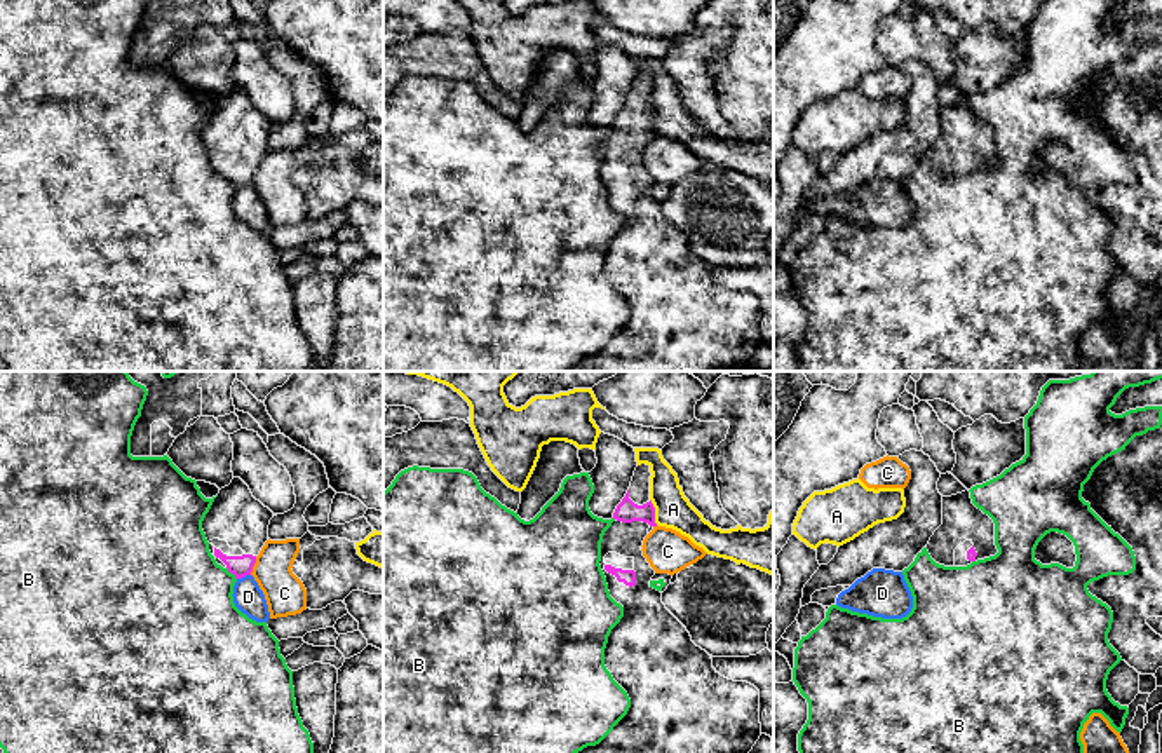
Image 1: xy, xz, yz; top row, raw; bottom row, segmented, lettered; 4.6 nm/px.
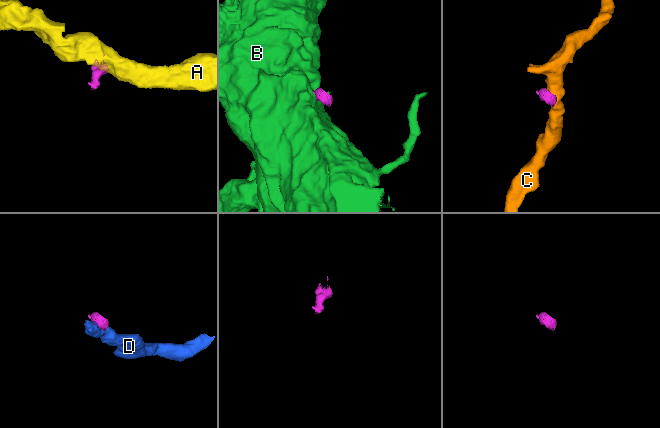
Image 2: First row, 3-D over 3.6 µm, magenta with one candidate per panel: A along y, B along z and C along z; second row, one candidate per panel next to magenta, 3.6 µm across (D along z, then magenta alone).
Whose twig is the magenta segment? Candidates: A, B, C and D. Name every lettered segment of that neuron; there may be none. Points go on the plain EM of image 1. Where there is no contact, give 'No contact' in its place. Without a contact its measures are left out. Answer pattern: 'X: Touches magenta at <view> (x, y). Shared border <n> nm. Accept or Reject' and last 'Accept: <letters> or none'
A: Touches magenta at xz (654, 121). Shared border 120 nm. Reject
B: Touches magenta at xy (232, 182). Shared border 80 nm. Reject
C: Touches magenta at xy (253, 175). Shared border 90 nm. Reject
D: Touches magenta at xy (243, 185). Shared border 70 nm. Reject
Accept: none

